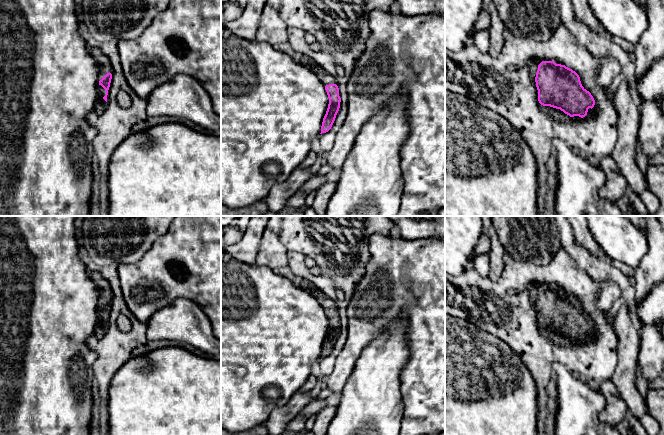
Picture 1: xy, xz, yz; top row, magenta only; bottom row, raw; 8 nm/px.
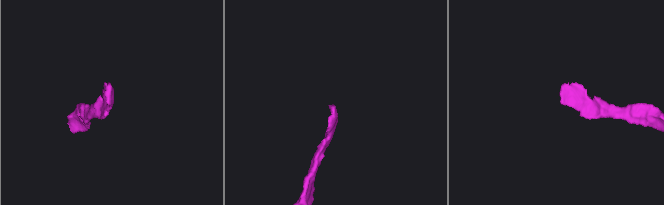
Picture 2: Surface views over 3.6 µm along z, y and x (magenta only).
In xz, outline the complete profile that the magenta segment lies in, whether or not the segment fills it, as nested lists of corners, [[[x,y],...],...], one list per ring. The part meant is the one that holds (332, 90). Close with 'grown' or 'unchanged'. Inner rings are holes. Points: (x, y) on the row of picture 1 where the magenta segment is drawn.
[[[315,64],[310,69],[325,86],[325,90],[329,98],[328,108],[321,126],[320,134],[322,134],[328,132],[331,129],[340,108],[341,98],[339,96],[339,88],[336,85],[336,79],[331,74],[329,74],[318,64]]]; grown

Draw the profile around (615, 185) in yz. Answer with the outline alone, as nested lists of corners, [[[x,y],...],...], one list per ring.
[[[611,155],[604,156],[598,165],[606,176],[605,184],[599,190],[601,199],[618,201],[625,195],[628,182]]]

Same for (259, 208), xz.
[[[264,200],[237,209],[231,209],[221,204],[221,216],[262,216],[268,211],[268,207],[266,206]]]

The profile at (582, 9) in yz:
[[[571,0],[571,2],[579,21],[585,23],[592,31],[601,36],[608,35],[606,29],[594,16],[588,0]]]

